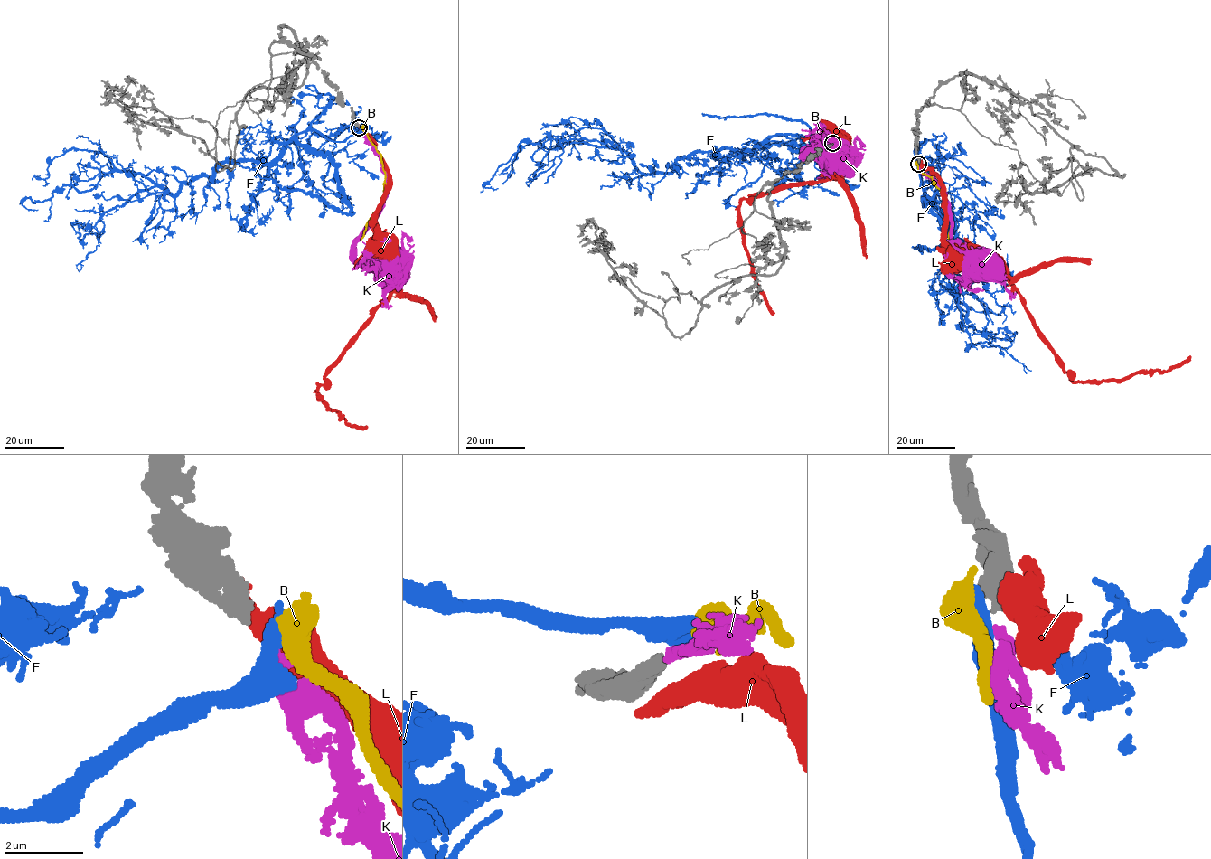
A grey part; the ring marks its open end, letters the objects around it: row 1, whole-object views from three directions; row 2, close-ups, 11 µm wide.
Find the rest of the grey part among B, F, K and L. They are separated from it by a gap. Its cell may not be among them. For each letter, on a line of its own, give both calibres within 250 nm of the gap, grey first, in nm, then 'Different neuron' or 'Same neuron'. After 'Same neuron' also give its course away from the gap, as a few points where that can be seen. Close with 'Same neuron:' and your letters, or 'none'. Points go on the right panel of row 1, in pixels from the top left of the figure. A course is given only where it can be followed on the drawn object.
B: Thickness 400 nm (grey) against 360 nm. Different neuron
F: Thickness 400 nm (grey) against 480 nm. Different neuron
K: Thickness 400 nm (grey) against 320 nm. Same neuron. Its course: (919, 165), (920, 171), (943, 193), (952, 242), (978, 271), (982, 272), (976, 272), (975, 269)
L: Thickness 400 nm (grey) against 550 nm. Different neuron
Same neuron: K

